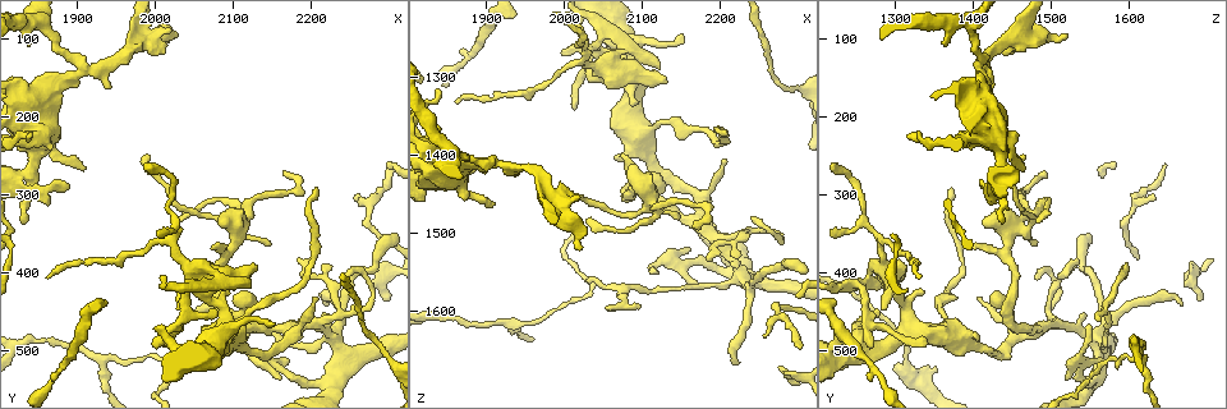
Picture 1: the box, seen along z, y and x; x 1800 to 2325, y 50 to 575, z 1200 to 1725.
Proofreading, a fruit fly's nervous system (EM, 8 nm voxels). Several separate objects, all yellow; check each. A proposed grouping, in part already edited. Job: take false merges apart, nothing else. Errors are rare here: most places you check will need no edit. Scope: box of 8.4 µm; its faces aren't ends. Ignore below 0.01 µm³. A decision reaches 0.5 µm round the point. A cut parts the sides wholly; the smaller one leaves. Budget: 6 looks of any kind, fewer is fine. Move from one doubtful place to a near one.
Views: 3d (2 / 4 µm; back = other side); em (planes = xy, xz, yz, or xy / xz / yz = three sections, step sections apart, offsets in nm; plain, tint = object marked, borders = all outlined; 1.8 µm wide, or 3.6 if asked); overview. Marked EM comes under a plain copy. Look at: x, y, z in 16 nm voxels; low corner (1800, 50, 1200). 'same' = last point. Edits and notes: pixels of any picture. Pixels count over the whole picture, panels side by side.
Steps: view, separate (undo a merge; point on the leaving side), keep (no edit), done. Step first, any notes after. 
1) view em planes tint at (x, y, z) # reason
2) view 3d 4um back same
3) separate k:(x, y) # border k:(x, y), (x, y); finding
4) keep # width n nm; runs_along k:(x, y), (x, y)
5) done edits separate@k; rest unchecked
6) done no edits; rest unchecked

view 3d 4um at (2175, 475, 1480) # looks like a crossing

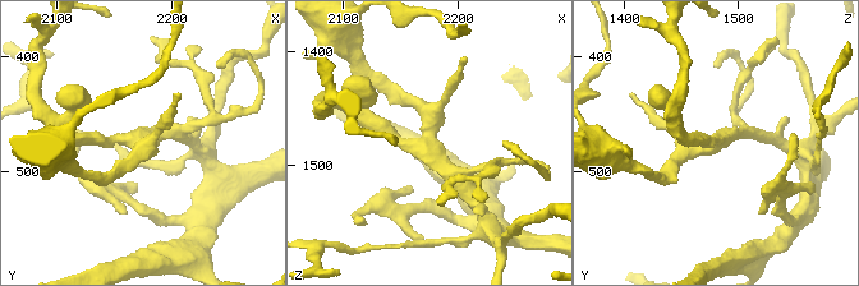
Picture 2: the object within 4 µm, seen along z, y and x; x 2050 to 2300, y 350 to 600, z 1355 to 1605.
view em planes tint at (2170, 472, 1482) # arms 4

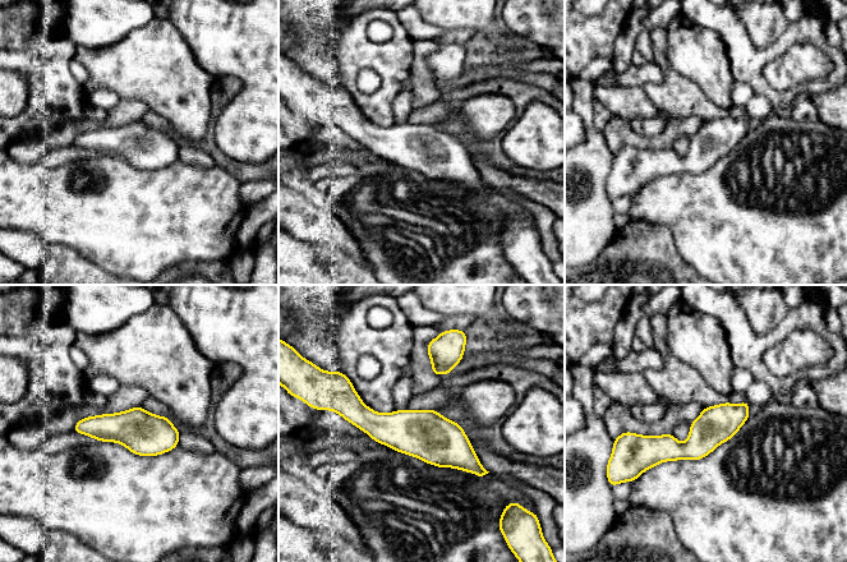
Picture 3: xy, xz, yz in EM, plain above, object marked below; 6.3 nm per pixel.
keep # runs_along 3:(346, 414), (427, 434), (482, 471); all the same cell

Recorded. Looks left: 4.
view 3d 2um at (1835, 270, 1435) # sudden change in width

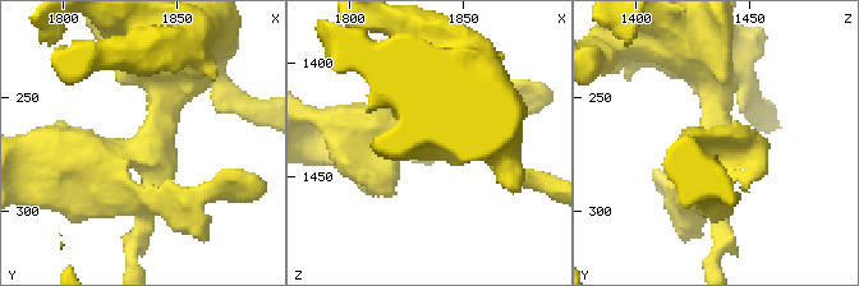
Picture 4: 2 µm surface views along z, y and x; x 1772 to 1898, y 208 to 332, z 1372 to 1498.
view em planes tint same

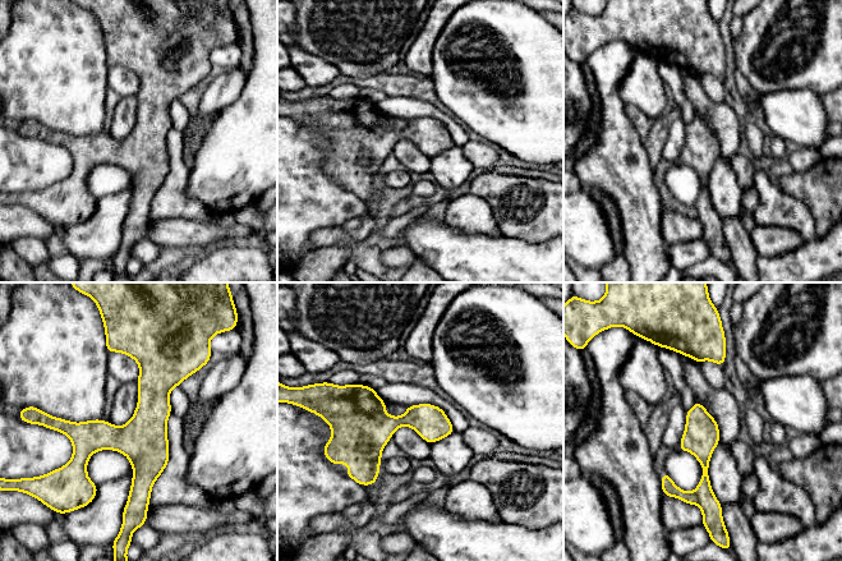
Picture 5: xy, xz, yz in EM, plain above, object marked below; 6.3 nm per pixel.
keep # runs_along 5:(128, 349), (150, 367), (141, 502); all the same cell

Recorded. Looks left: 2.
view em planes tint at (1900, 140, 1405) # side arm on a straight run

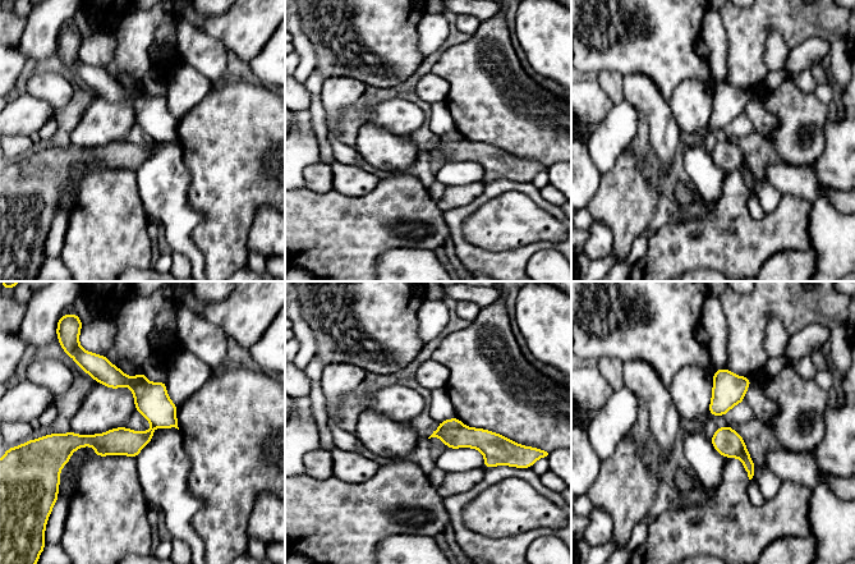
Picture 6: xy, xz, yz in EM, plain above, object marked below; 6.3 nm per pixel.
separate 6:(455, 422) # border 6:(463, 425), (439, 429); two cells meet here

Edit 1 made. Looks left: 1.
done edits separate@6; rest unchecked

